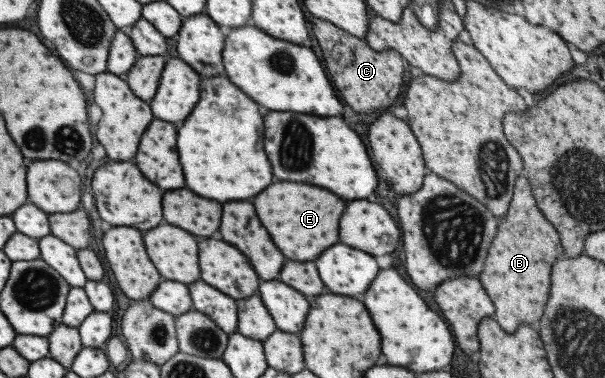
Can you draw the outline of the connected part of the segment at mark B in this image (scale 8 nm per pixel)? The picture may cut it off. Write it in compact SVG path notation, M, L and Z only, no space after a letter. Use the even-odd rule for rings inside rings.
M518 176L510 204L506 214L498 218L497 231L488 247L482 274L478 276L488 299L493 302L492 317L503 332L512 334L519 324L535 327L548 298L550 269L559 256L564 254L556 229L536 206L528 180Z

